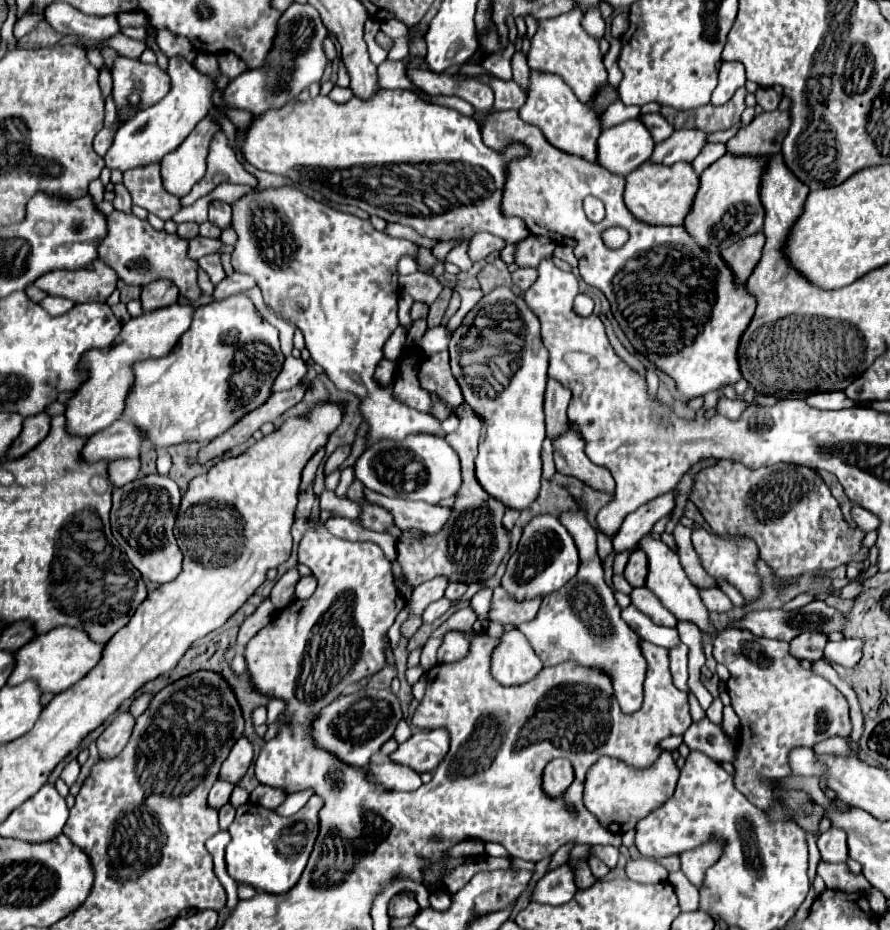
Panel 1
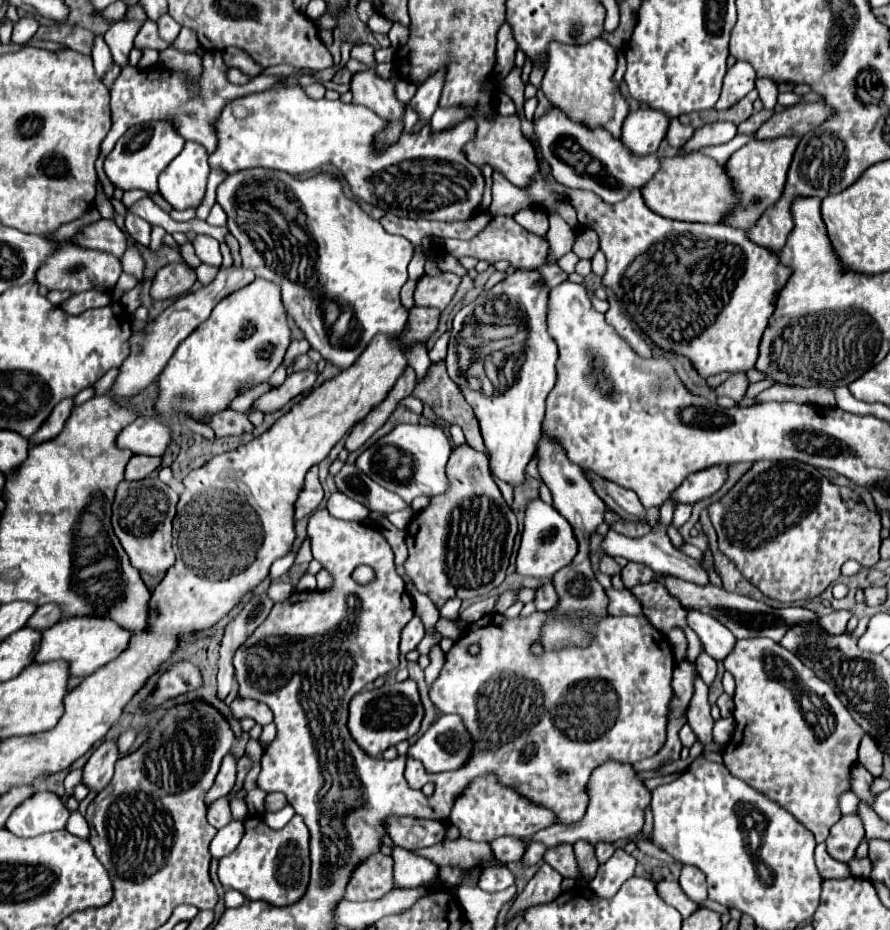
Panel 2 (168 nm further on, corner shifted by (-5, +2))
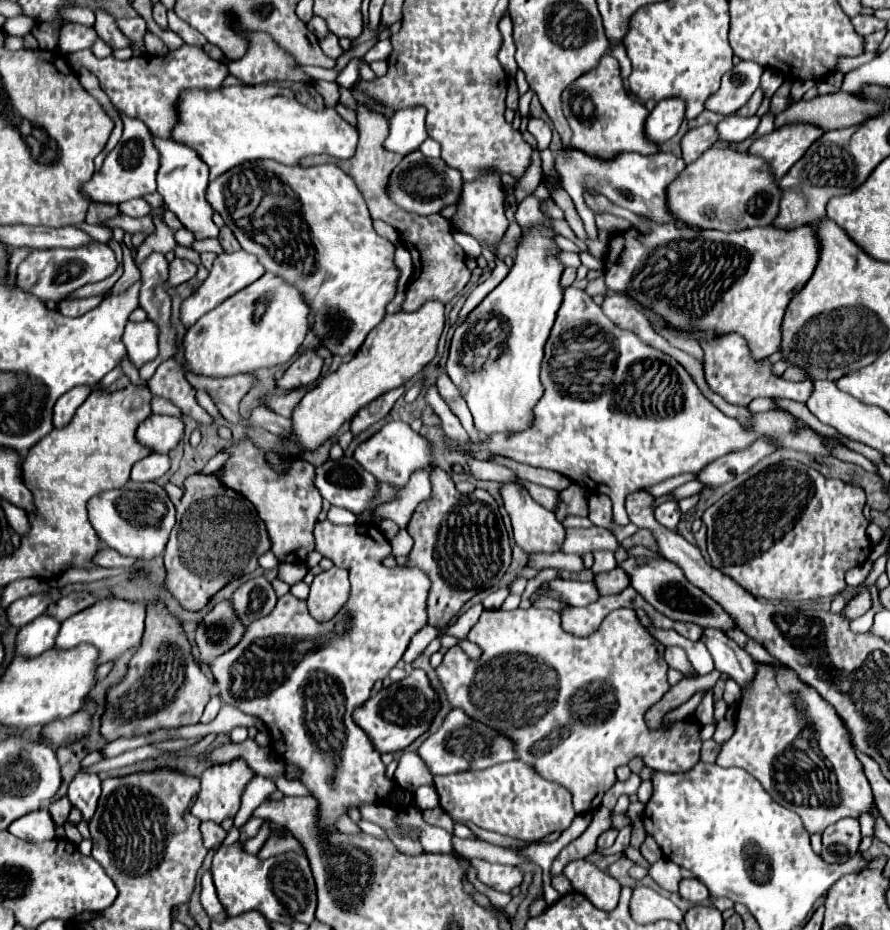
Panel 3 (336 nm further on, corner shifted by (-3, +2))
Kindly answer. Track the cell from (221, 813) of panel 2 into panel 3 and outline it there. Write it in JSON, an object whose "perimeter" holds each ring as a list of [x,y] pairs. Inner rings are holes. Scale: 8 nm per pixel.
{"perimeter":[[[202,822],[200,824],[200,830],[202,830],[202,838],[204,838],[204,846],[206,848],[212,848],[214,844],[218,844],[218,842],[222,842],[224,838],[226,838],[226,830],[220,826],[220,824],[216,824],[216,822]]]}

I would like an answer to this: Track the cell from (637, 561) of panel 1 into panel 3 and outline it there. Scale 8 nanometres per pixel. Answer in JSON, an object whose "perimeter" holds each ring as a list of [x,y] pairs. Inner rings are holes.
{"perimeter":[[[614,568],[612,572],[598,574],[598,576],[594,576],[594,580],[596,580],[596,586],[600,586],[600,594],[602,596],[616,594],[616,592],[620,592],[620,590],[630,586],[630,578],[622,568]]]}

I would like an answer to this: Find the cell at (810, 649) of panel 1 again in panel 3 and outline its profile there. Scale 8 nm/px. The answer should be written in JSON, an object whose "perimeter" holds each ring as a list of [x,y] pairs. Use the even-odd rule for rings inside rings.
{"perimeter":[[[860,592],[858,596],[854,596],[854,598],[846,604],[846,608],[842,610],[842,616],[844,616],[846,620],[854,620],[854,618],[862,616],[864,612],[868,612],[870,606],[872,606],[870,594],[868,594],[868,592]]]}

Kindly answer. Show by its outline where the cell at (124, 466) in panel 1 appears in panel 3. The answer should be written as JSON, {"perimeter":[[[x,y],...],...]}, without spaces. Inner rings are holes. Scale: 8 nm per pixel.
{"perimeter":[[[150,454],[142,460],[138,460],[132,466],[132,480],[134,482],[148,482],[148,480],[158,480],[164,476],[170,468],[170,460],[166,454]]]}

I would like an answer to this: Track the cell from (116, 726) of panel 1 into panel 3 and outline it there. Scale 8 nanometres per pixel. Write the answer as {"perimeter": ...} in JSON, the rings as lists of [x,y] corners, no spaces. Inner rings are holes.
{"perimeter":[[[78,772],[74,776],[74,780],[70,782],[68,788],[68,800],[72,802],[72,806],[76,806],[82,812],[84,820],[90,820],[94,810],[96,810],[96,802],[100,798],[100,776],[98,774],[90,774],[90,772]]]}

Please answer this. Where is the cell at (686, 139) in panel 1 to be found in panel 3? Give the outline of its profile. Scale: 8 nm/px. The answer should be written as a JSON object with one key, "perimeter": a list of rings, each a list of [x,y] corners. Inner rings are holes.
{"perimeter":[[[726,116],[720,124],[716,124],[716,132],[720,140],[726,142],[742,142],[746,140],[758,126],[760,118],[752,116],[752,118],[740,118],[740,116]]]}

